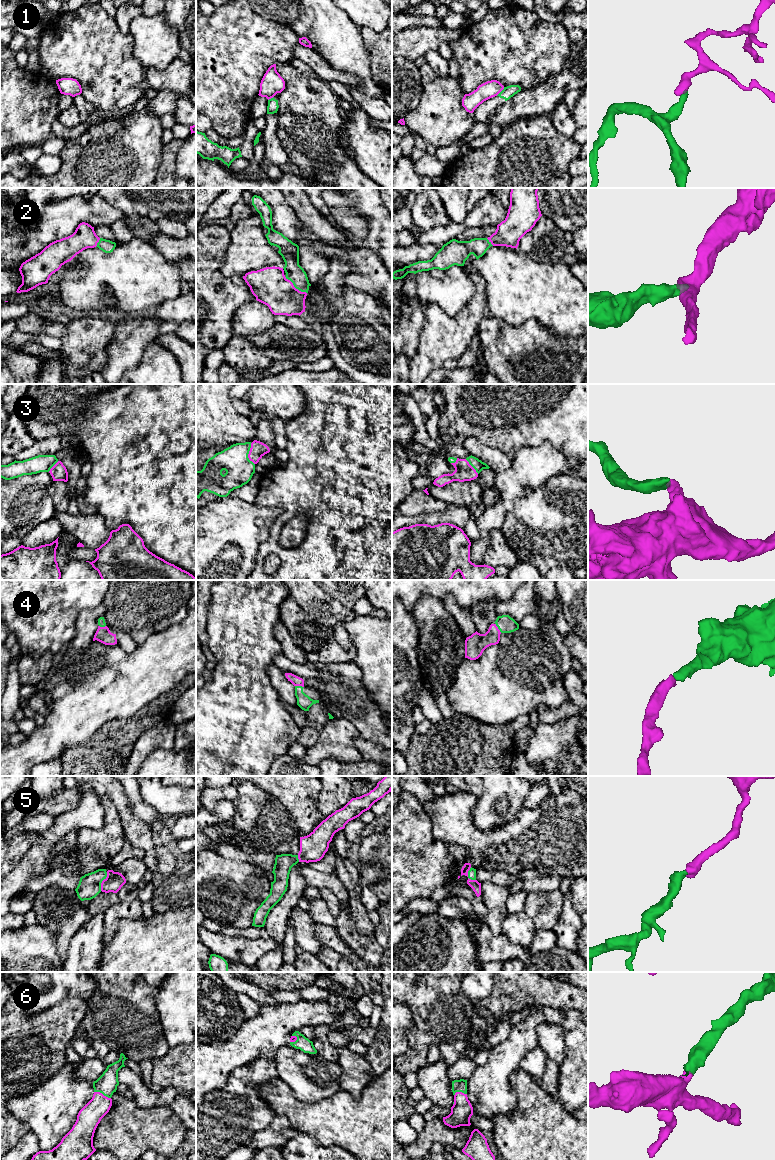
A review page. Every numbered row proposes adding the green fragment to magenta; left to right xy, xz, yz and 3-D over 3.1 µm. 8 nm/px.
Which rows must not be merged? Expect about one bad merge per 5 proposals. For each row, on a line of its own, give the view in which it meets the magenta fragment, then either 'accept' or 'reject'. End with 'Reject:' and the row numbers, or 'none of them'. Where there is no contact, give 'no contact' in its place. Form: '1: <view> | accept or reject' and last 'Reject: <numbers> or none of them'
1: yz | reject
2: xz | accept
3: xz | accept
4: yz | accept
5: xy | accept
6: xy | accept
Reject: 1

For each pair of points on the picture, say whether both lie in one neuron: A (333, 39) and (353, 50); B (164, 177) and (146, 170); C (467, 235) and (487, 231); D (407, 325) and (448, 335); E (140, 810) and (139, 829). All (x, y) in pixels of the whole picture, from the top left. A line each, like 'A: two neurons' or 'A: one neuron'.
A: one neuron
B: two neurons
C: one neuron
D: two neurons
E: two neurons

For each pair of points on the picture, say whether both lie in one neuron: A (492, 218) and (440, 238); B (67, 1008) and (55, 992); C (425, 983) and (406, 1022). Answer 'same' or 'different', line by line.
A: same
B: different
C: different

